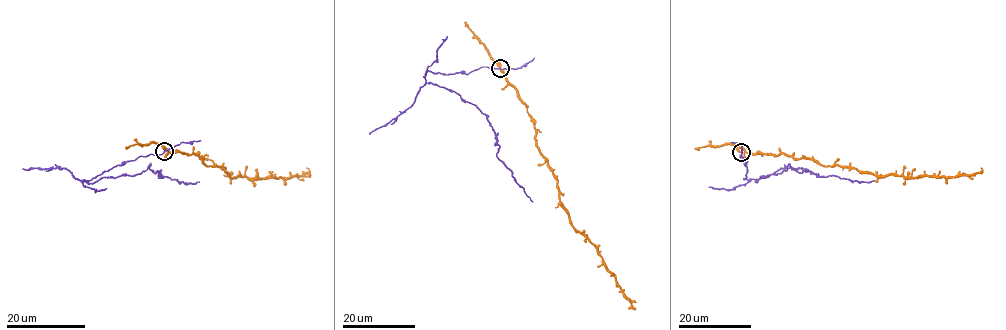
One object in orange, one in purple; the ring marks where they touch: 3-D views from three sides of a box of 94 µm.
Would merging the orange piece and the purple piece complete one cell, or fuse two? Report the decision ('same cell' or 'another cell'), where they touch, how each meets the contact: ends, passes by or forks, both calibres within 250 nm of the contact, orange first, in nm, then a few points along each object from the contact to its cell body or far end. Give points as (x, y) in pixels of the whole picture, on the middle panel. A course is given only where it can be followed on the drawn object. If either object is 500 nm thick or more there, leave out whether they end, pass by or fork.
another cell; place (500, 68); orange ends; purple passes by; calibres 220 and 190 nm; course orange (500, 67), (527, 108), (535, 145), (557, 181), (569, 222), (596, 248), (632, 308); course purple (500, 68), (447, 74), (427, 71), (425, 78), (456, 92), (486, 115), (499, 146), (497, 157), (532, 201)

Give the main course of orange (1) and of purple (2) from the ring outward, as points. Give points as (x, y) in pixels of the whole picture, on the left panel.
1: (164, 150), (193, 152), (230, 177), (300, 176), (306, 167)
2: (164, 150), (124, 161), (82, 181), (136, 175), (149, 165), (162, 177), (199, 181)

